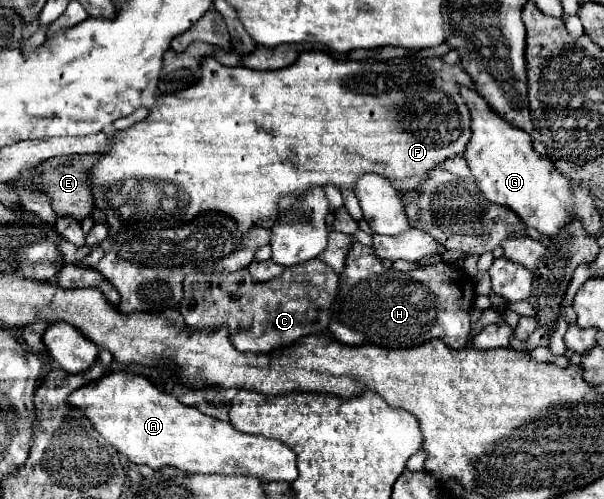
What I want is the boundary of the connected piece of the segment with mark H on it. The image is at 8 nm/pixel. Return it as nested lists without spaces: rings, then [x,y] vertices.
[[[353,243],[347,253],[345,269],[339,275],[339,289],[337,289],[337,299],[331,311],[331,323],[329,331],[333,337],[345,345],[363,345],[363,343],[375,343],[381,347],[415,347],[421,345],[423,341],[429,339],[441,339],[445,345],[451,349],[461,349],[467,345],[471,323],[469,323],[469,313],[475,301],[475,287],[471,279],[465,279],[461,283],[447,283],[443,279],[443,271],[437,271],[431,267],[419,267],[413,271],[397,271],[397,269],[387,269],[373,253],[371,247]]]

